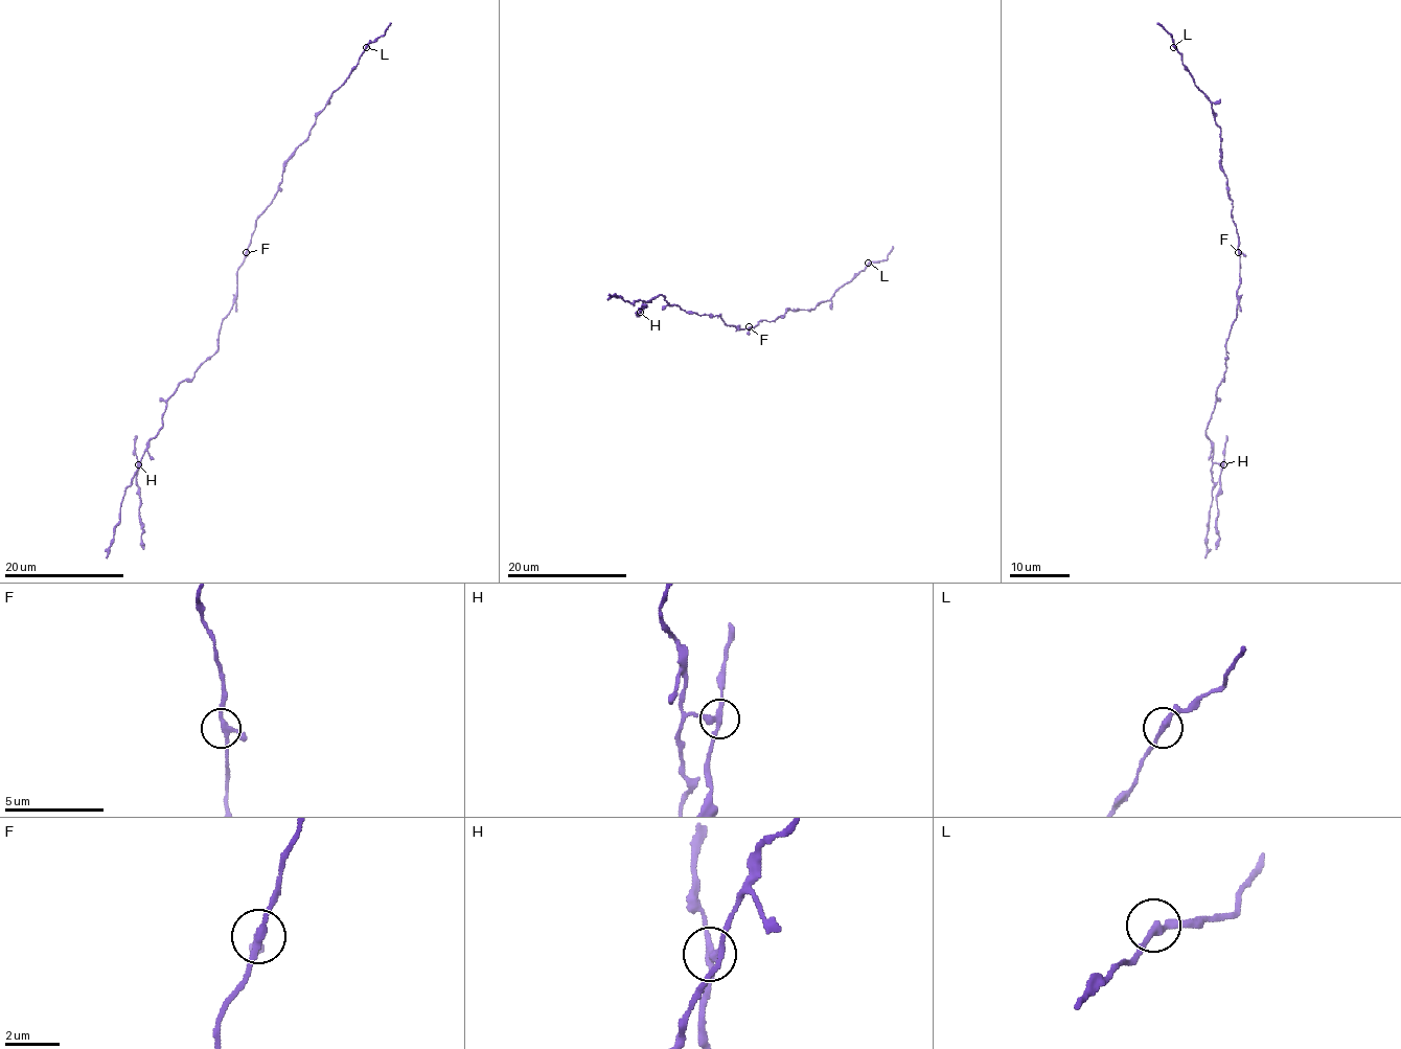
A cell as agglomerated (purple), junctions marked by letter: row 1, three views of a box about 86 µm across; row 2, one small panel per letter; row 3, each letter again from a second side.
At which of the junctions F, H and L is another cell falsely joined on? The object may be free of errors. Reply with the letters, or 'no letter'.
H

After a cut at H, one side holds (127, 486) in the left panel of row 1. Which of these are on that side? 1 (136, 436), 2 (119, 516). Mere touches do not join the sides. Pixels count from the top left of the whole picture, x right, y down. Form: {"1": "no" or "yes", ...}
{"1": "no", "2": "yes"}

